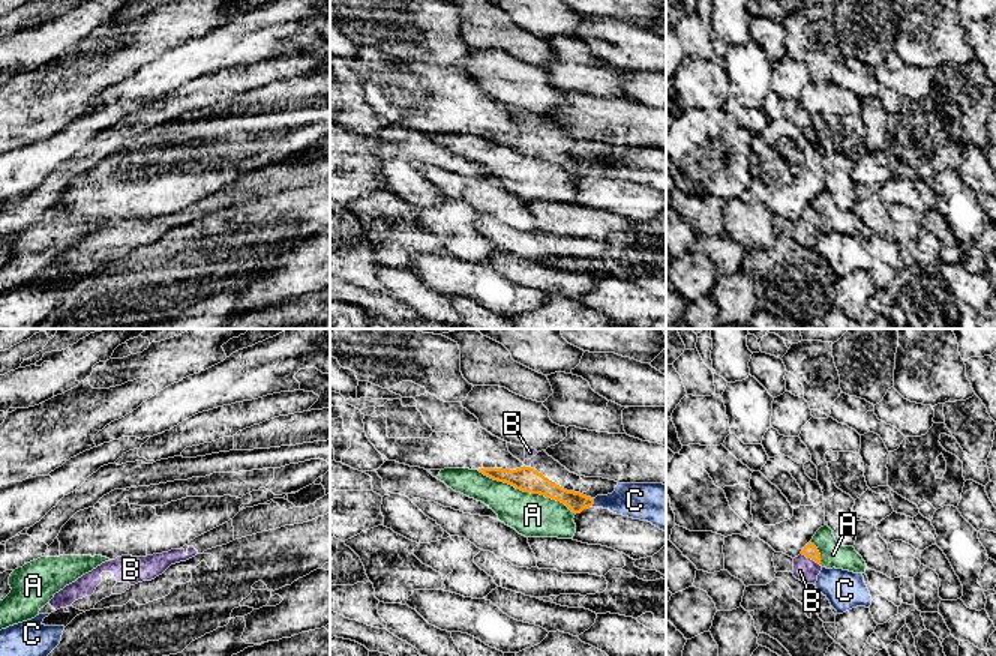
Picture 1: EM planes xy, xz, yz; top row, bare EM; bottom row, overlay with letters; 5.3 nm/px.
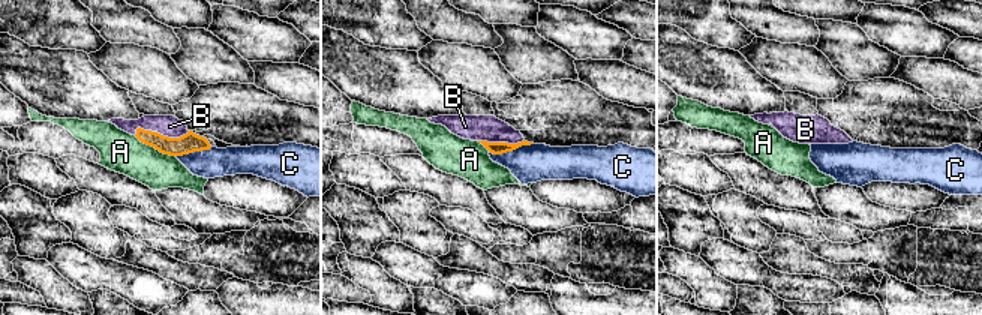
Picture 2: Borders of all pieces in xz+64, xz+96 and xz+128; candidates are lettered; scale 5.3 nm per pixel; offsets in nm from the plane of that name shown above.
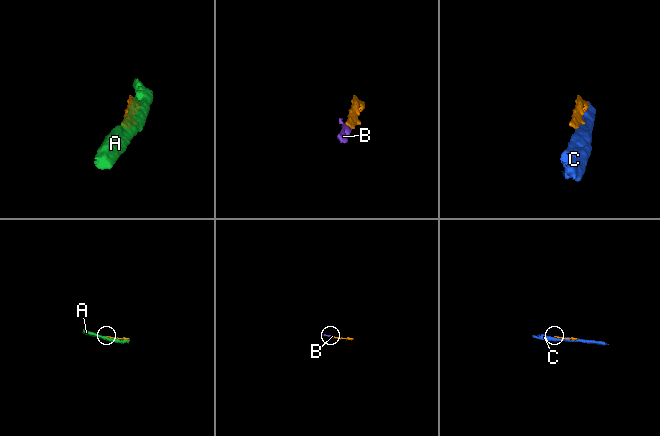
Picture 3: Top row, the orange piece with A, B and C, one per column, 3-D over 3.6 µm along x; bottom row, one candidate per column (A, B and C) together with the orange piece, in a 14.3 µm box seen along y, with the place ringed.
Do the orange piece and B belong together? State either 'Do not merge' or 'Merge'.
Merge

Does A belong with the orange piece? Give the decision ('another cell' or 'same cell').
another cell

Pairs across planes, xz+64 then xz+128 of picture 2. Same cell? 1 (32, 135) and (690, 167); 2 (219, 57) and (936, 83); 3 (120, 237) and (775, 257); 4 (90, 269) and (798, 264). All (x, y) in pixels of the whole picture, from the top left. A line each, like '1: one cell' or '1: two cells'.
1: two cells
2: two cells
3: two cells
4: two cells

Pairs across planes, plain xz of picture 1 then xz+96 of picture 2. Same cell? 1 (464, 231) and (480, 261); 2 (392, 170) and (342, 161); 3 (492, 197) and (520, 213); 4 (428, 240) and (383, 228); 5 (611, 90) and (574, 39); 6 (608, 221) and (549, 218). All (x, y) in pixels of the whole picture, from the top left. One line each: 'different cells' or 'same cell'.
1: different cells
2: same cell
3: different cells
4: same cell
5: different cells
6: same cell

